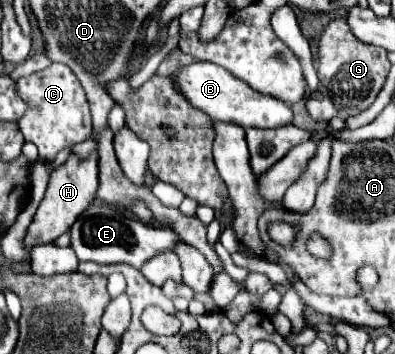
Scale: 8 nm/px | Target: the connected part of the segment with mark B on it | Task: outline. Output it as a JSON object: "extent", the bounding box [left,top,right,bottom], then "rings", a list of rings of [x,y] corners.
{"extent":[172,61,292,129],"rings":[[[194,61],[190,65],[184,65],[180,71],[176,71],[172,79],[178,93],[182,93],[186,101],[190,101],[190,105],[206,113],[212,121],[228,121],[228,123],[242,125],[244,129],[246,127],[262,127],[262,129],[280,127],[292,121],[292,111],[286,103],[250,89],[244,81],[230,75],[220,65],[214,65],[208,61]]]}

